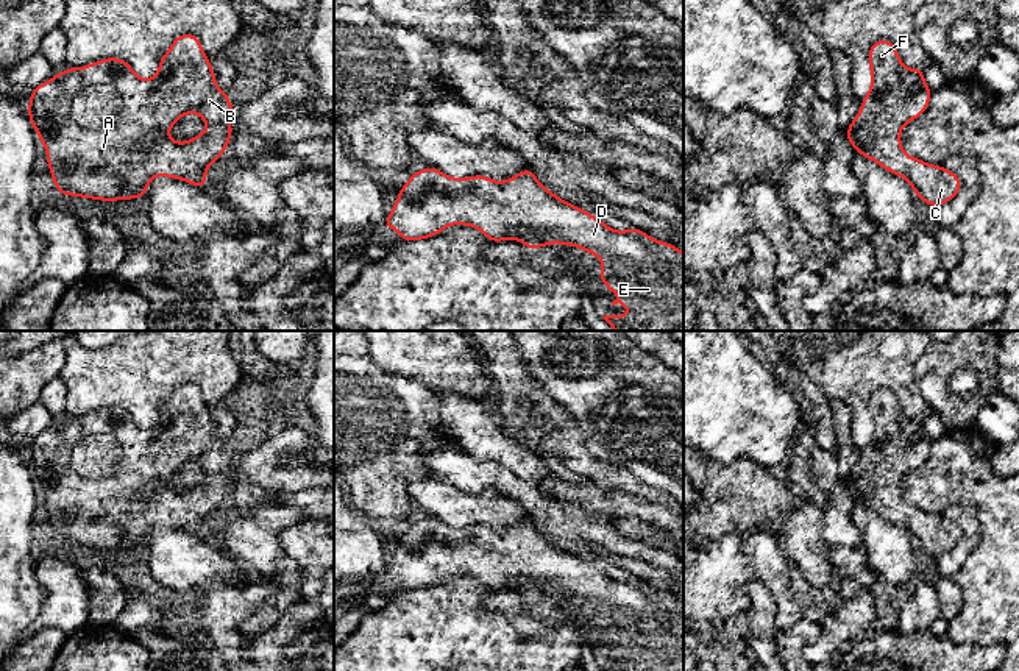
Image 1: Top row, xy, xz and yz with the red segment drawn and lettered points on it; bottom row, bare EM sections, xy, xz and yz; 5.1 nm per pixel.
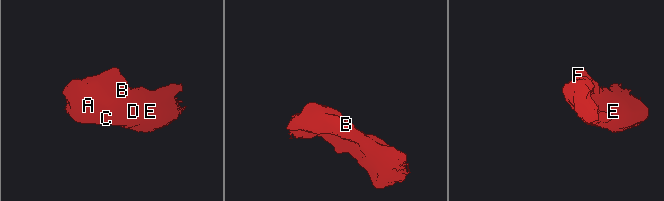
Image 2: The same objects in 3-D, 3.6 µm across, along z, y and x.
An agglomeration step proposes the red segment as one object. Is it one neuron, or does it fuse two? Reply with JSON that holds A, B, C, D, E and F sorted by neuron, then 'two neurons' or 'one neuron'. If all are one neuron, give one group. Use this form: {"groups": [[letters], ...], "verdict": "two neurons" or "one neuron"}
{"groups": [["A", "B", "C", "D", "E", "F"]], "verdict": "one neuron"}

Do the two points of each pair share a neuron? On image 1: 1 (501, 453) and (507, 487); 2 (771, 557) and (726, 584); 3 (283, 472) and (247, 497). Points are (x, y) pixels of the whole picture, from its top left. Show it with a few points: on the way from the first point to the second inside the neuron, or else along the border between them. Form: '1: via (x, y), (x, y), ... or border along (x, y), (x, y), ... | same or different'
1: border along (470, 454), (479, 459), (497, 461), (536, 484) | different
2: border along (743, 536), (742, 553), (756, 576) | different
3: via (273, 472), (267, 472), (252, 487) | same

